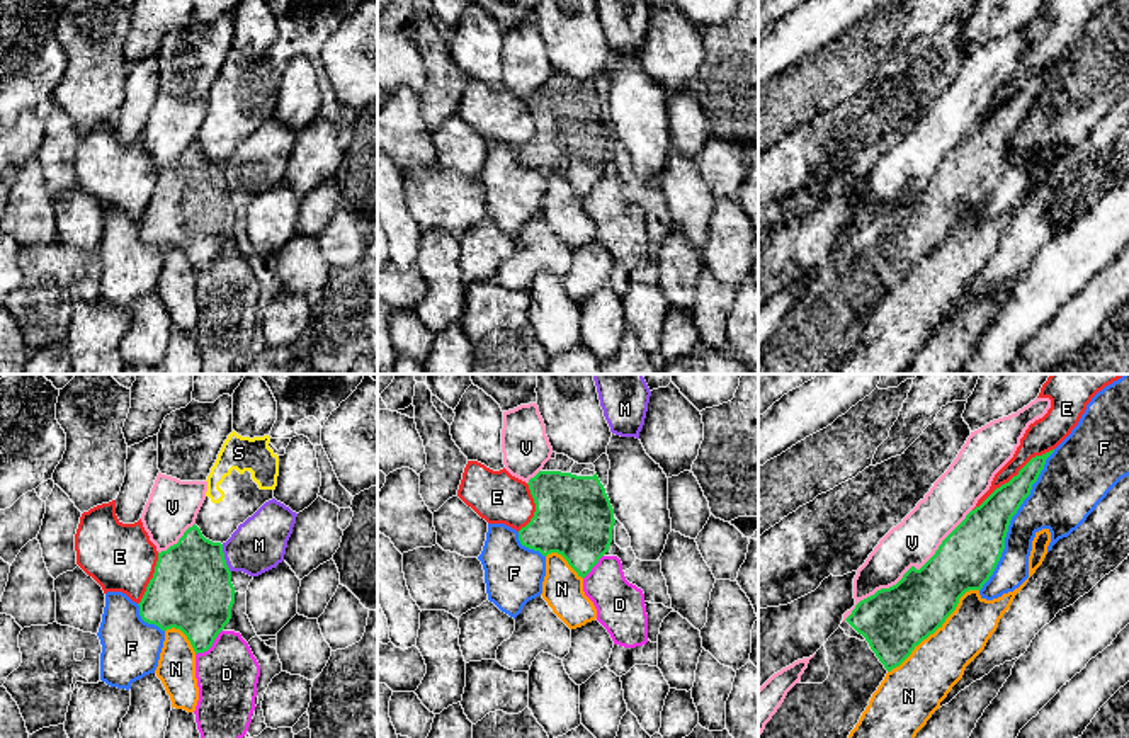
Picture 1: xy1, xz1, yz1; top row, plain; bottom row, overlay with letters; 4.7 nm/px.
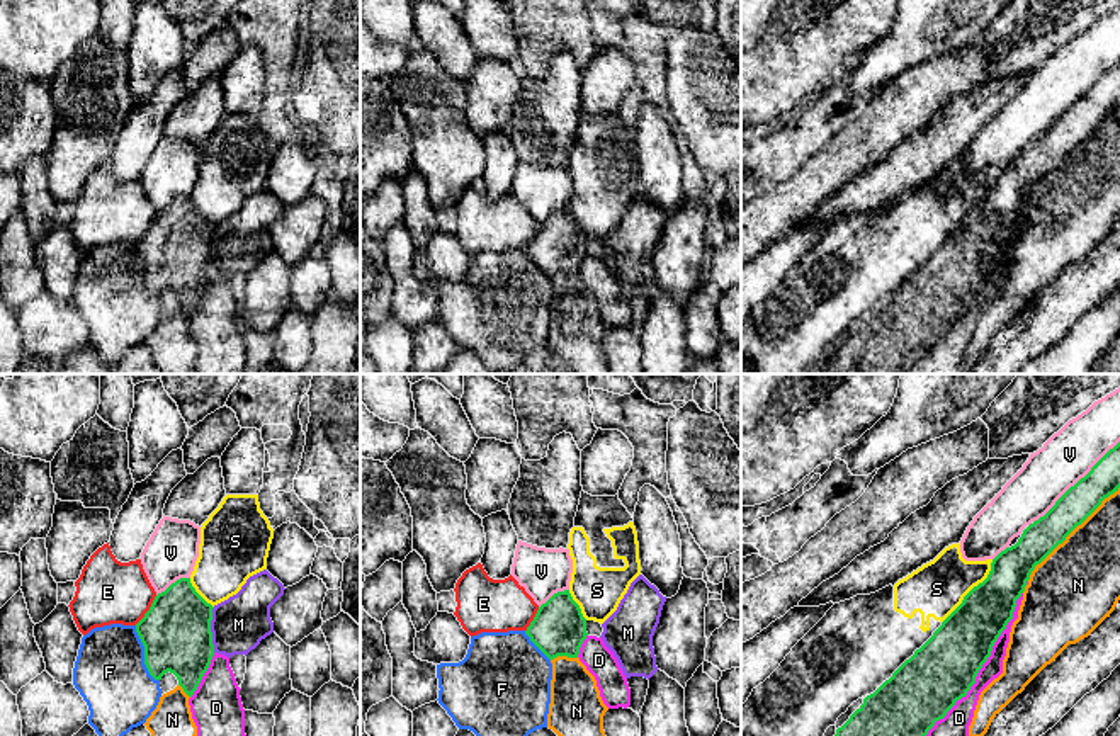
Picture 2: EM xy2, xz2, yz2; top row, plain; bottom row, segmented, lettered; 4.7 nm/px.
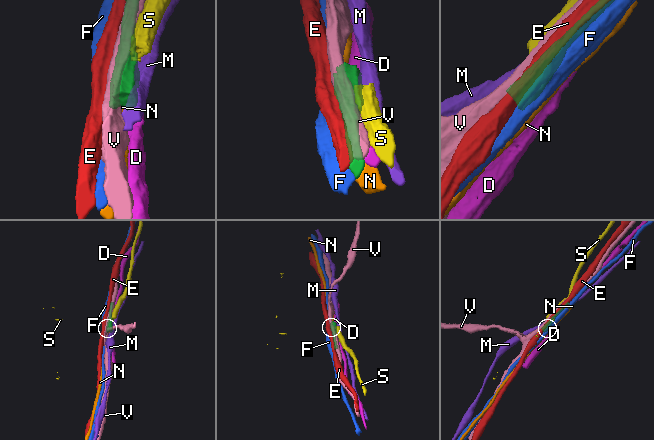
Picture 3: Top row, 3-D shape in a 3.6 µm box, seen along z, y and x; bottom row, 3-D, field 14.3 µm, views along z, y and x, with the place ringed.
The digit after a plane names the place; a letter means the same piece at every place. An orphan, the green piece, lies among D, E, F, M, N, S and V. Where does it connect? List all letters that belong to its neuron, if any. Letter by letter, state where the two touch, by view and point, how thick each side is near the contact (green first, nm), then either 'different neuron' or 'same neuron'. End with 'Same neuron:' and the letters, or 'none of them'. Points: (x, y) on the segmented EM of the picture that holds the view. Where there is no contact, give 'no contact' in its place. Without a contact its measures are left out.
D: yz2 (983, 663) | 300/100 nm | different neuron
E: yz1 (1014, 476) | 190/160 nm | different neuron
F: yz1 (1010, 519) | 280/300 nm | different neuron
M: xy2 (209, 629) | 320/260 nm | different neuron
N: yz1 (936, 630) | 320/260 nm | different neuron
S: yz2 (971, 590) | 280/260 nm | different neuron
V: yz1 (910, 568) | 320/220 nm | different neuron
Same neuron: none of them

